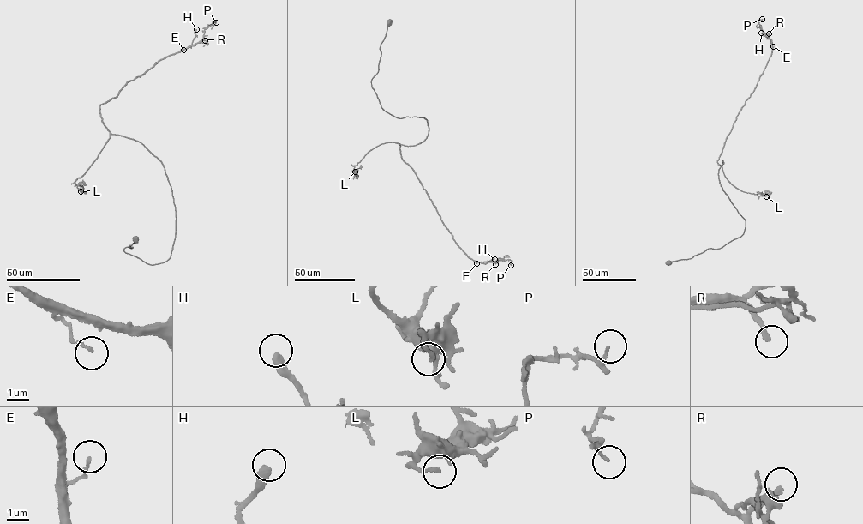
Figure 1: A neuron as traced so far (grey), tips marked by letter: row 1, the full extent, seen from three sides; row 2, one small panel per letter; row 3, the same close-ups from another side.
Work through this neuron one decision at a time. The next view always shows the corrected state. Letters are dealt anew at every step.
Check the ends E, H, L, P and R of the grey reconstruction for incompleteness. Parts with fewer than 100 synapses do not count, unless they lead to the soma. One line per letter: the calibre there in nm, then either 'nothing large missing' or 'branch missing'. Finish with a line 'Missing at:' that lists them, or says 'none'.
E: 130 nm | nothing large missing
H: 400 nm | nothing large missing
L: 160 nm | nothing large missing
P: 90 nm | nothing large missing
R: 240 nm | nothing large missing
Missing at: none

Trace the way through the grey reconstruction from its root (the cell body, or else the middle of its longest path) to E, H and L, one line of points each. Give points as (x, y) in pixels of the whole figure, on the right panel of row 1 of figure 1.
E: (668, 262), (721, 248), (743, 233), (745, 219), (721, 186), (723, 162), (717, 160), (773, 46)
H: (668, 262), (743, 233), (745, 219), (721, 186), (717, 160), (771, 54), (761, 33)
L: (668, 262), (721, 248), (743, 233), (745, 219), (720, 183), (722, 160), (723, 173), (734, 186), (766, 196)

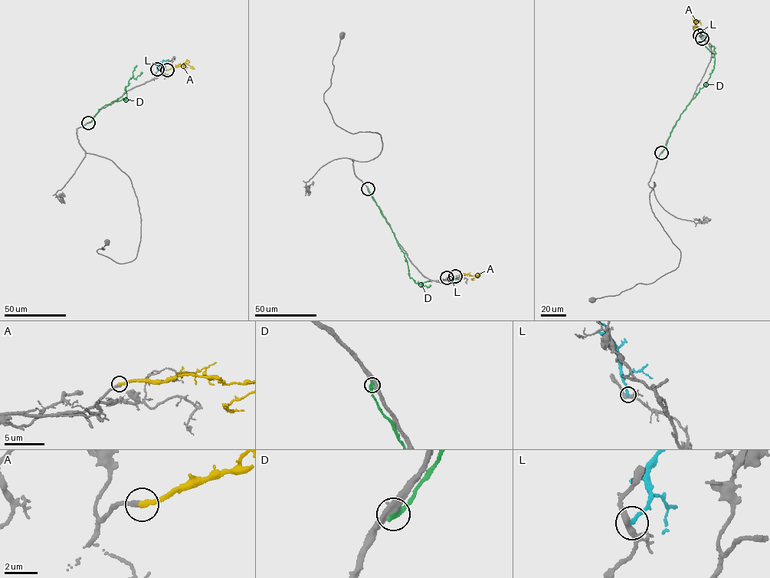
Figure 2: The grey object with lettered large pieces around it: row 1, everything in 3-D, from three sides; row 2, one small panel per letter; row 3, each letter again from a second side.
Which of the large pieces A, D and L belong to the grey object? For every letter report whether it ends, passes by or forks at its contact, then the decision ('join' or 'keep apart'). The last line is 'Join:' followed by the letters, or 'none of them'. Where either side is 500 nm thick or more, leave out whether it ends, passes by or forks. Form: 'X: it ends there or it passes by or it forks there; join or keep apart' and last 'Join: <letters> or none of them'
A: it ends there; join
D: it ends there; keep apart
L: it ends there; keep apart
Join: A

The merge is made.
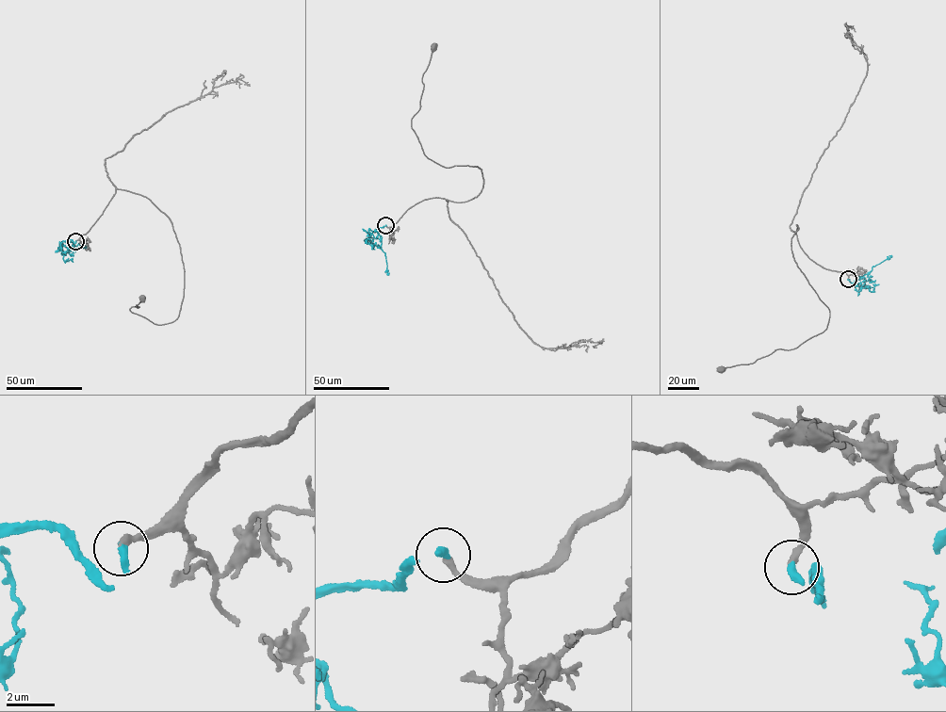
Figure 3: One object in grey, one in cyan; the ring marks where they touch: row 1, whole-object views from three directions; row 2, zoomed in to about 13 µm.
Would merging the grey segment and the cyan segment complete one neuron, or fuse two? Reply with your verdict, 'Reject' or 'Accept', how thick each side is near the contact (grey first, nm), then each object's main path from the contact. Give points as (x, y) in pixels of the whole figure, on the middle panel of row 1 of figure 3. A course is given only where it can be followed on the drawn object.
Accept. Thickness 240 nm (grey) against 320 nm. Course of grey: (386, 225), (423, 201), (464, 202), (481, 189), (481, 169), (433, 162), (411, 127), (433, 47). Course of cyan: (385, 225), (376, 231), (382, 236), (380, 248), (385, 253), (386, 272), (389, 273)

